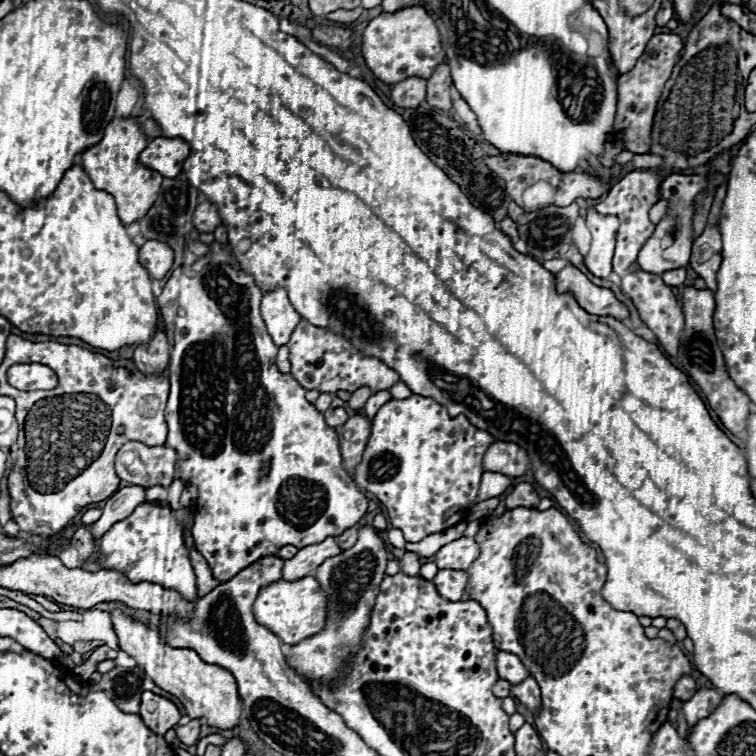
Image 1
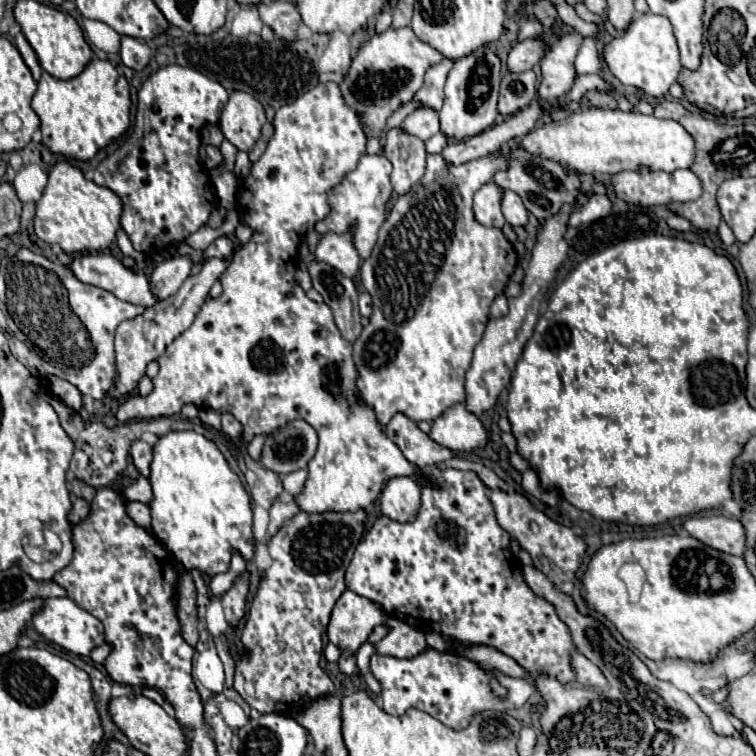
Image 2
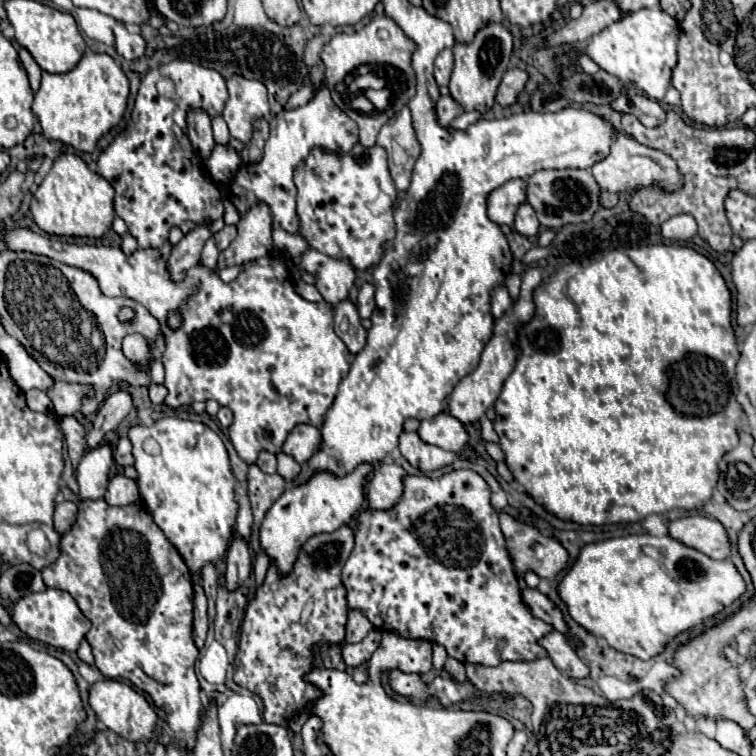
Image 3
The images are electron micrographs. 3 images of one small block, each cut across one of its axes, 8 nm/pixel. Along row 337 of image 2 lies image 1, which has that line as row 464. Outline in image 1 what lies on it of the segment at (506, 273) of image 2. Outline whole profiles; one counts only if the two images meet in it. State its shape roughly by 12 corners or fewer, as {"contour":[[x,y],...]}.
{"contour":[[390,400],[354,480],[408,542],[474,506],[494,438]]}

